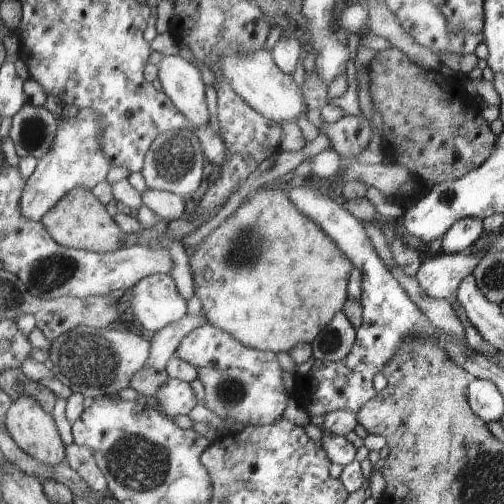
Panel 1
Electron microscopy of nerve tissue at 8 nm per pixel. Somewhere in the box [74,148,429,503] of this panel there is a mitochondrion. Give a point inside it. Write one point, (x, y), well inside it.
(138, 464)

